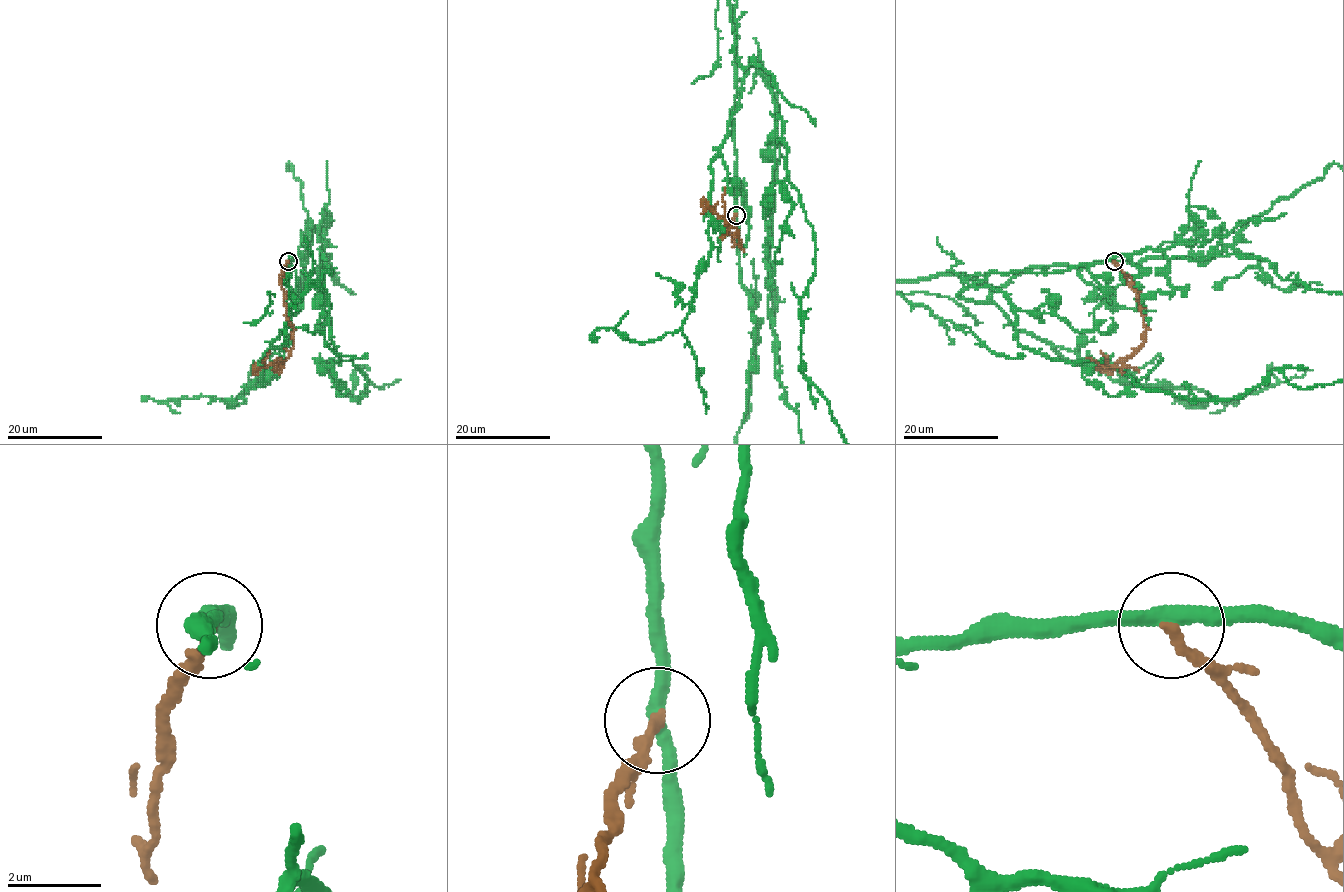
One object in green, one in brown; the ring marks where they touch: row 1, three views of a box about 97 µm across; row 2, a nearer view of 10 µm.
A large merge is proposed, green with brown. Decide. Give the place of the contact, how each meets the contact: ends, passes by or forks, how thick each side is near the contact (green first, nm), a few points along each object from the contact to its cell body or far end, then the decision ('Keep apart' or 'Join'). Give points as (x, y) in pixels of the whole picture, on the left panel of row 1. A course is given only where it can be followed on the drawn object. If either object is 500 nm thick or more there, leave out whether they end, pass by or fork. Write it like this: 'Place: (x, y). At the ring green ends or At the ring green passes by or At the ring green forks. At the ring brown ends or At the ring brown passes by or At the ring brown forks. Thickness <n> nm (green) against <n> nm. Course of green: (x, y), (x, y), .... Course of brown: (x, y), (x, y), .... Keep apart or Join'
Place: (288, 261). At the ring green passes by. At the ring brown ends. Thickness 320 nm (green) against 220 nm. Course of brown: (288, 261), (283, 271), (282, 290), (293, 339), (289, 356), (280, 369), (276, 369), (277, 358). Keep apart

